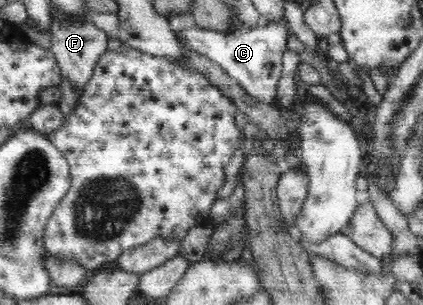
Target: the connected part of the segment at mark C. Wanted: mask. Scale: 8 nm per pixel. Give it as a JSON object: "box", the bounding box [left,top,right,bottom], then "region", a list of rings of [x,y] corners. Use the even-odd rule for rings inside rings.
{"box":[168,17,290,106],"region":[[[173,17],[168,24],[177,41],[185,43],[185,47],[189,47],[191,51],[218,64],[255,100],[274,106],[276,90],[282,74],[283,53],[288,50],[290,40],[290,27],[287,21],[283,19],[281,22],[262,22],[255,28],[243,29],[235,33],[222,33],[197,26],[187,28],[187,26],[181,26],[181,17]]]}

